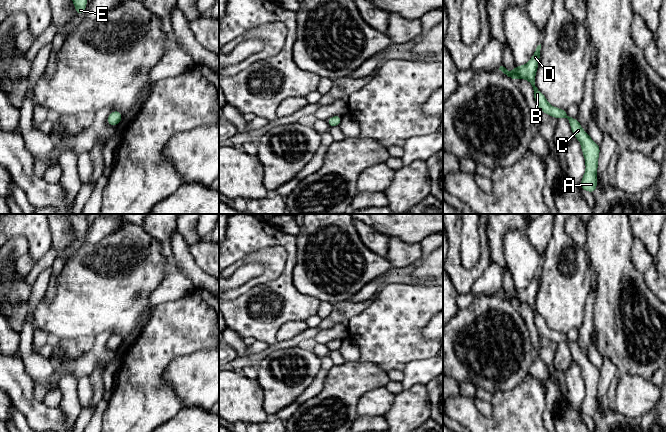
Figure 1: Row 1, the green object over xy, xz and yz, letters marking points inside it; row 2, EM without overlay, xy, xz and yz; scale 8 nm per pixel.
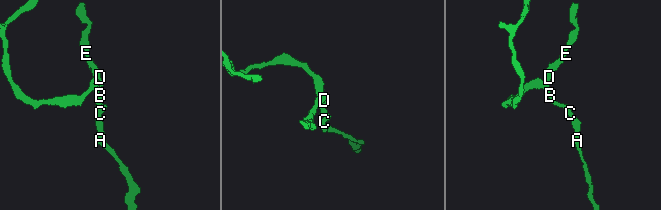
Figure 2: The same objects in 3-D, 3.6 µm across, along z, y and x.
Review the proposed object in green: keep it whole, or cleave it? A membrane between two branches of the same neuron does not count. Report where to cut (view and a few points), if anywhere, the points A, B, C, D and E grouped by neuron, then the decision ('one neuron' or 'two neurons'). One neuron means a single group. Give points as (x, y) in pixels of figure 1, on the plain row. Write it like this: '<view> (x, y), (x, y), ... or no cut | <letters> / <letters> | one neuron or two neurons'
no cut | A B C D E | one neuron

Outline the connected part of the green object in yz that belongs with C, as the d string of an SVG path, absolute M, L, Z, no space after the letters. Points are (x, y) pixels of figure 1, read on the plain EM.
M541 268L537 270L536 275L529 286L523 290L518 290L515 288L515 293L513 296L508 295L503 290L500 290L499 294L501 294L515 306L518 301L529 305L534 314L535 326L541 336L551 339L557 344L561 342L567 342L569 344L573 361L577 362L581 366L581 374L583 376L586 388L586 395L581 404L580 411L581 413L594 418L597 412L597 392L600 369L595 367L583 354L577 342L569 341L567 335L564 333L551 330L547 326L544 318L535 310L535 299L539 288L540 273Z

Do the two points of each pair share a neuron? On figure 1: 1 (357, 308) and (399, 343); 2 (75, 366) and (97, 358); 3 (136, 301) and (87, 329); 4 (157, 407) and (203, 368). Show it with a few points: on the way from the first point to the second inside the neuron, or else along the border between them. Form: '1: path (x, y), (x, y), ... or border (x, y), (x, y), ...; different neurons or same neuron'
1: border (377, 294), (364, 309), (347, 322); different neurons
2: path (80, 366), (92, 360); same neuron
3: path (124, 301), (115, 301), (99, 317); same neuron
4: border (165, 370), (162, 379), (183, 406); different neurons

